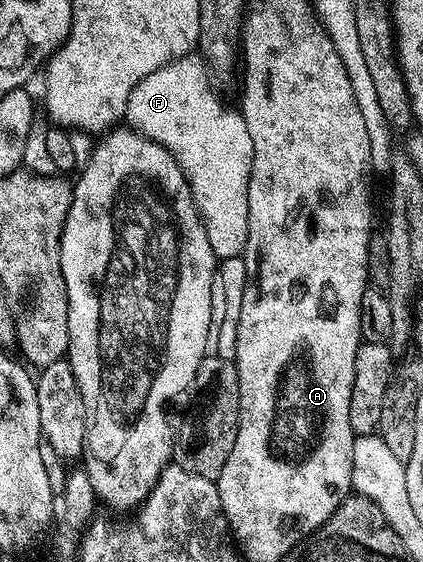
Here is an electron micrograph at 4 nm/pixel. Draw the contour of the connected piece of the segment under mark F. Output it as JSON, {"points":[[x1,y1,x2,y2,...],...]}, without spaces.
{"points":[[194,52,168,62,159,72,151,72,147,80,139,80,135,84,135,92,127,100,124,121,132,129,146,134,163,148,171,152,176,158,183,176,193,193,193,202,201,214,201,221,205,223,207,240,211,240,211,252,220,261,217,276,223,281,224,295,226,295,224,321,220,329,217,356,223,360,236,361,238,348,239,312,243,308,243,294,249,283,247,264,244,255,249,231,249,213,247,212,247,184,251,176,251,132,247,132,247,124,243,120,240,109,225,106,223,99,217,95,213,87,214,75,211,67,200,53]]}

